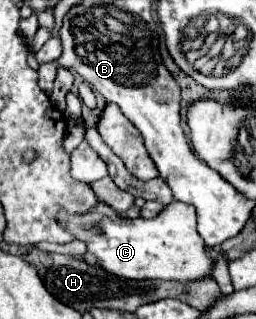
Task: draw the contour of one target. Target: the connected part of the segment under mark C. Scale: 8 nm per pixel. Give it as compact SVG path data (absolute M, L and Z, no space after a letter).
M180 201L168 203L154 219L120 219L108 205L98 203L96 211L88 215L64 215L64 227L72 229L74 235L88 245L88 251L98 257L98 265L112 275L120 275L124 279L170 279L170 281L198 281L210 275L214 259L206 253L208 245L196 231L196 211L192 205L184 205Z

